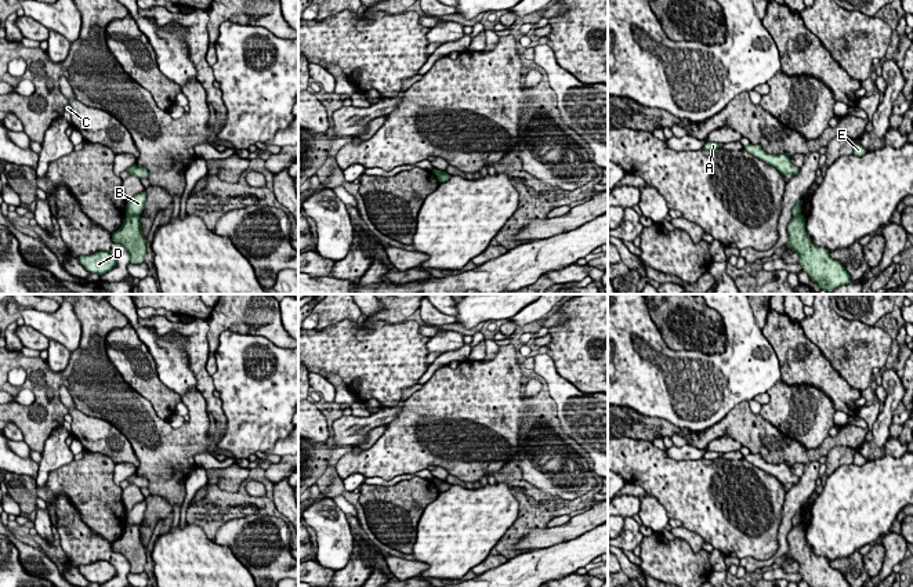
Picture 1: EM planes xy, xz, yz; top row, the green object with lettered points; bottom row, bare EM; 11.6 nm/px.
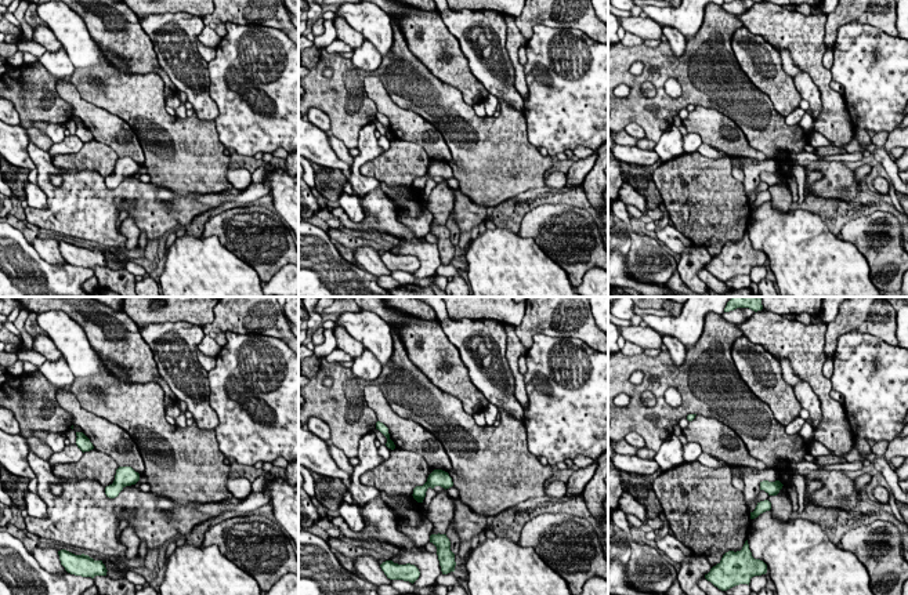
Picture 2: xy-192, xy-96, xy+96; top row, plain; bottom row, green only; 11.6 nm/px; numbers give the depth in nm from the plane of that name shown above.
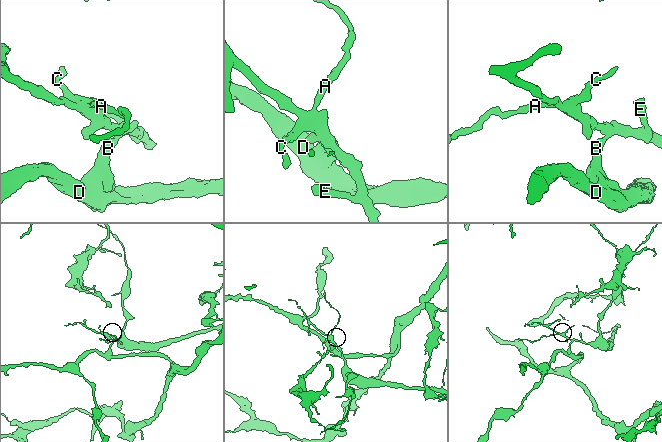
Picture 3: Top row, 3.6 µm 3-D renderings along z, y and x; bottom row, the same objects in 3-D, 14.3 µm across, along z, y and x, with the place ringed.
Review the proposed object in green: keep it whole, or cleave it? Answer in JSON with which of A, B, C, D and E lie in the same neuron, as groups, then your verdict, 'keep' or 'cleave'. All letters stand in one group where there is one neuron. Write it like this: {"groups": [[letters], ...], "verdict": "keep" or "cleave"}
{"groups": [["A", "B", "C", "E"], ["D"]], "verdict": "cleave"}

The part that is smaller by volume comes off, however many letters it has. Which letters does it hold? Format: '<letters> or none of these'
A, B, C, E

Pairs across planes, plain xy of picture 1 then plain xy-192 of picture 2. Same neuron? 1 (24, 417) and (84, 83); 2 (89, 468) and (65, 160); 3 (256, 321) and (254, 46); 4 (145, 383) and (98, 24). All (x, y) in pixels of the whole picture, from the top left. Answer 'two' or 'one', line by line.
1: one
2: one
3: two
4: one

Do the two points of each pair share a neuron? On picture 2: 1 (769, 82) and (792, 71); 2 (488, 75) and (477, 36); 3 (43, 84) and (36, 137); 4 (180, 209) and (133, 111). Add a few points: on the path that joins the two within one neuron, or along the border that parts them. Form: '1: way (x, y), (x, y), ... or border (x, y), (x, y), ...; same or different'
1: border (778, 51), (781, 68), (792, 77); different
2: way (488, 65), (484, 46); same
3: way (35, 97), (31, 124); same
4: border (151, 181), (181, 195), (203, 195); different

